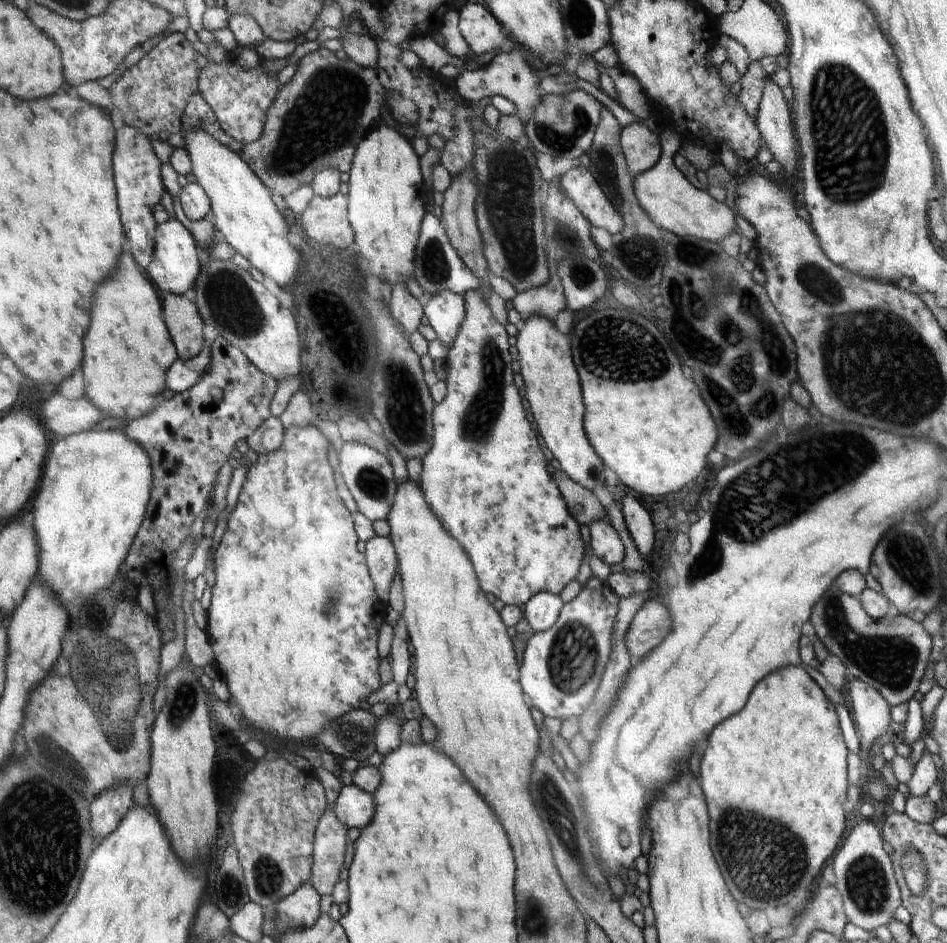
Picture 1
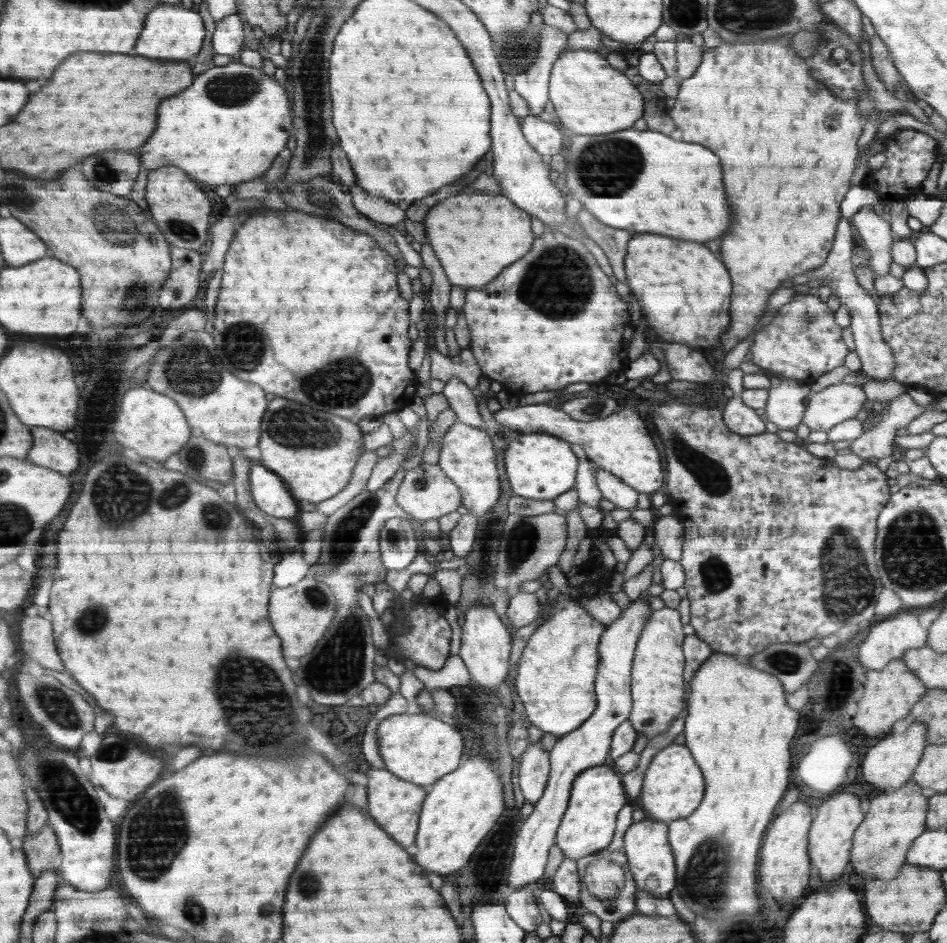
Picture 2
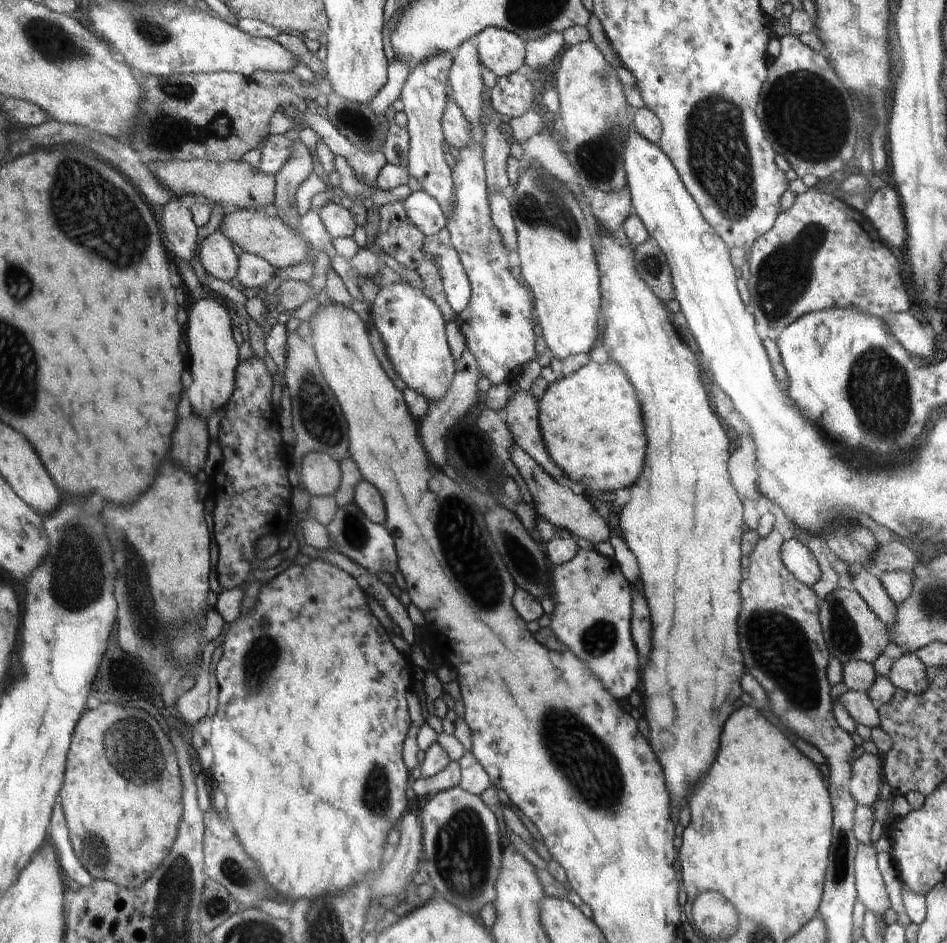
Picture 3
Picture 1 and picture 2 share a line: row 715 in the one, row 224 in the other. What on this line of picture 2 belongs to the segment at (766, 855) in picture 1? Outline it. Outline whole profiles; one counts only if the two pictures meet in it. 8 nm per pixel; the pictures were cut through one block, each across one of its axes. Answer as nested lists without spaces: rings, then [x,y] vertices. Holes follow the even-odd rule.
[[[780,36],[772,42],[766,40],[766,42],[756,41],[748,44],[723,41],[715,48],[704,50],[698,70],[690,78],[680,81],[675,105],[672,109],[668,109],[674,124],[682,131],[682,140],[706,144],[706,148],[714,148],[714,152],[718,152],[718,156],[722,156],[722,162],[726,164],[726,184],[730,184],[730,200],[734,200],[734,208],[738,208],[738,228],[734,228],[734,232],[730,232],[730,236],[726,236],[726,240],[722,240],[722,260],[724,260],[724,264],[730,264],[730,278],[732,278],[732,306],[730,306],[732,322],[728,326],[728,340],[726,340],[726,336],[722,336],[722,344],[720,344],[726,354],[748,334],[754,334],[752,328],[758,324],[766,312],[768,295],[780,288],[780,283],[790,281],[796,275],[822,266],[822,263],[829,258],[830,251],[833,250],[836,226],[841,219],[840,202],[844,200],[844,194],[850,189],[850,178],[852,178],[854,166],[857,166],[856,158],[859,157],[856,142],[866,124],[866,120],[862,120],[860,110],[858,110],[858,99],[856,97],[836,98],[836,95],[828,90],[828,86],[824,82],[818,84],[818,80],[812,78],[812,70],[806,72],[808,70],[806,62],[809,60],[802,59],[802,56],[794,52],[794,48],[790,48],[790,38],[786,40],[786,36]]]

